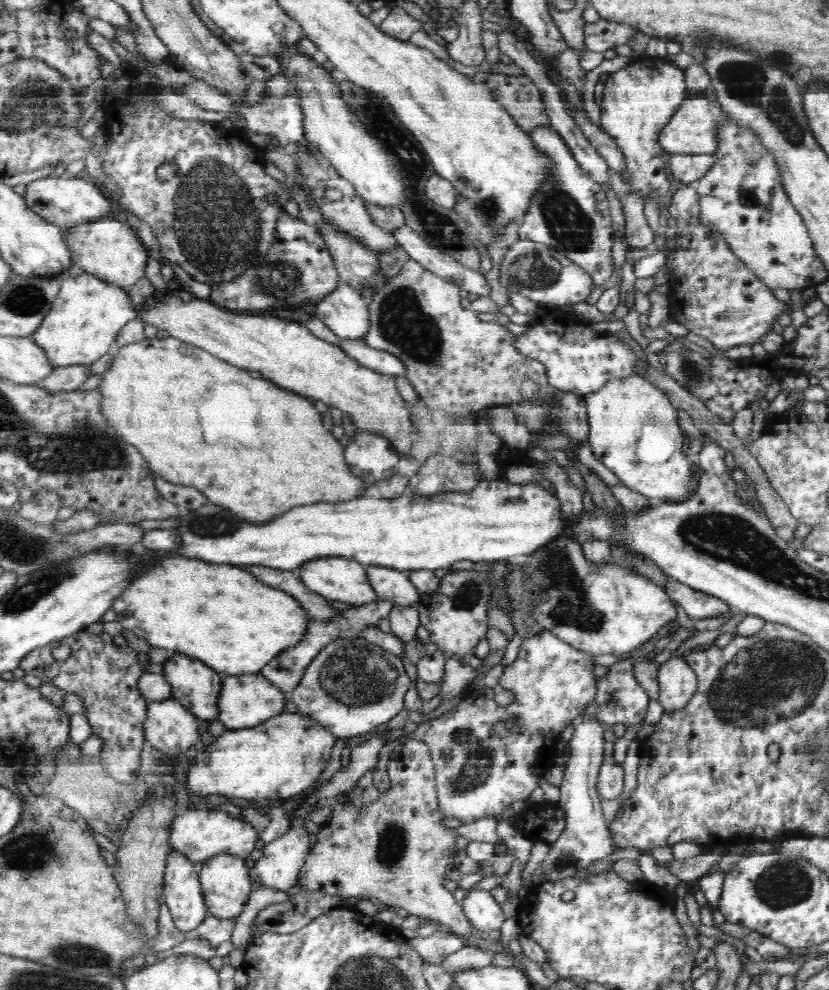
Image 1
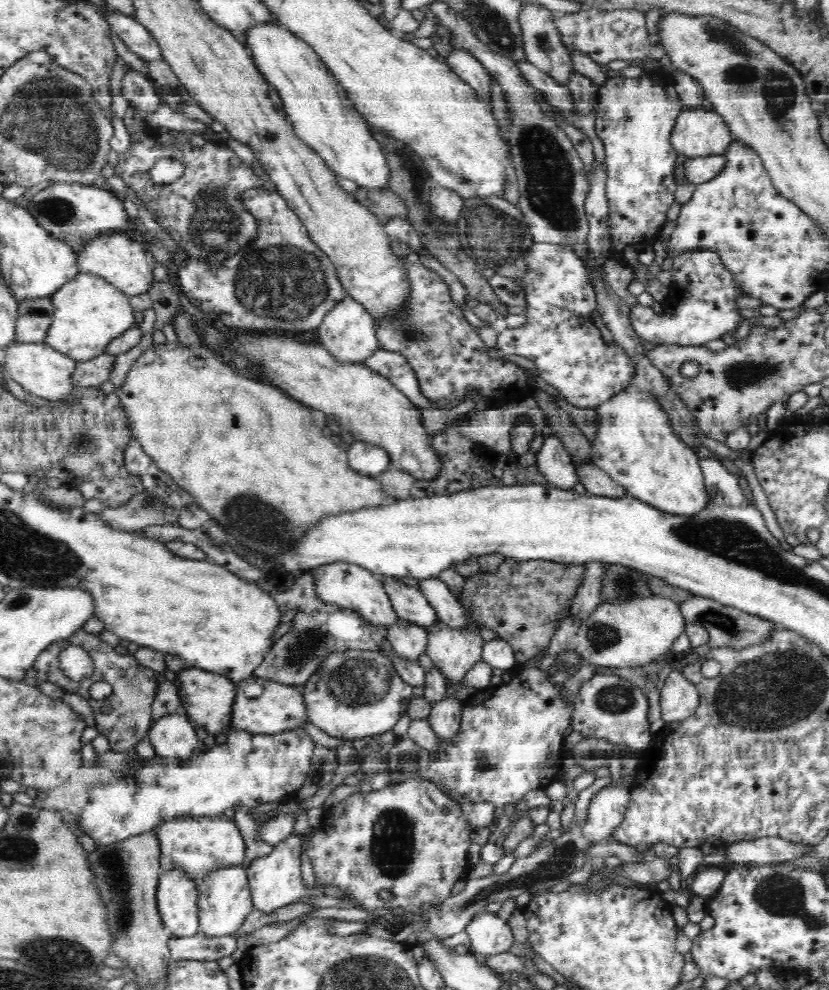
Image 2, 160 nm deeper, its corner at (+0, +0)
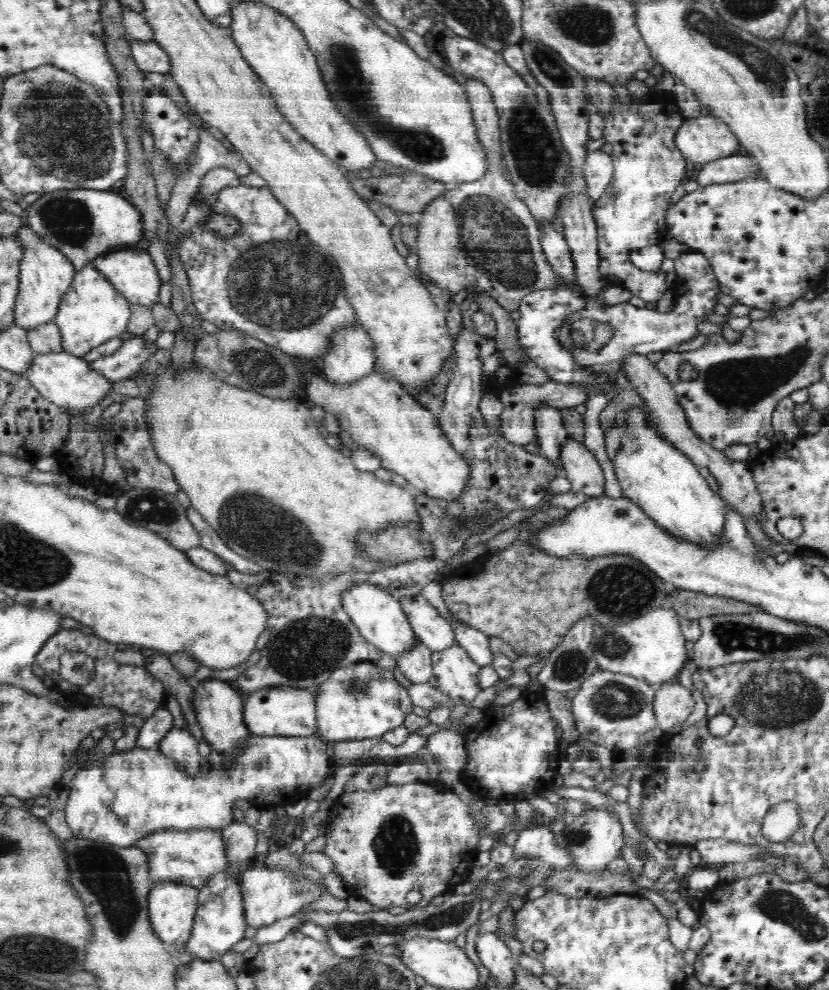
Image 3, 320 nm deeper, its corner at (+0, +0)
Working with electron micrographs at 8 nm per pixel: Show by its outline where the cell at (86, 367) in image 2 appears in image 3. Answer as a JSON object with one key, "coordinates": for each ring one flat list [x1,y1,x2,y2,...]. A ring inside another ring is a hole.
{"coordinates":[[134,335,110,356,102,356,92,361,89,366,103,378,117,382,139,372,142,364,152,361,158,348,155,344,147,344,144,337]]}

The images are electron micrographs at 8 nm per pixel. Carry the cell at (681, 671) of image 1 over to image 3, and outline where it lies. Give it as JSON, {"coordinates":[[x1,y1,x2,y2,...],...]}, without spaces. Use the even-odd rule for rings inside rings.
{"coordinates":[[678,681,658,686,653,707,657,726,660,727,665,736,669,736,669,732,674,726,682,724,692,714,694,704,696,704,692,693,681,686]]}

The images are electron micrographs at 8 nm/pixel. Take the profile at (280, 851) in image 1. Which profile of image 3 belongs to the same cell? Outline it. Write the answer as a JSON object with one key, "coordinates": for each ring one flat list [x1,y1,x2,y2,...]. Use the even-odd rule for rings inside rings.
{"coordinates":[[254,860,250,869,242,868,240,875,240,888,242,888,248,928,262,928,277,920,300,913,306,904,314,902,322,894,320,884,310,882,302,873,298,875,298,873,270,869,262,860]]}

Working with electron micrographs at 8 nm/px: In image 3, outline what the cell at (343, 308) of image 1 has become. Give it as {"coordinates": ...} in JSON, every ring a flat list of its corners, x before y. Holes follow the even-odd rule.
{"coordinates":[[357,317,354,326,340,328,338,332,332,334,332,340,330,341,329,348,331,350,323,358,323,371,328,379,336,381,336,383,349,383,372,372,375,366,374,347,372,347,372,341,363,326,357,322]]}

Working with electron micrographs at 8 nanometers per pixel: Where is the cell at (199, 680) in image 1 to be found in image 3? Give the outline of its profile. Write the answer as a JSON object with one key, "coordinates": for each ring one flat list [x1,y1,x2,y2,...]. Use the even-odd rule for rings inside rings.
{"coordinates":[[208,680,196,688,196,702,192,700,193,710,196,710,196,720,203,732,203,738,224,759,237,755,237,745,252,734,244,724,242,708,244,706,242,694,238,689,230,688,220,680]]}

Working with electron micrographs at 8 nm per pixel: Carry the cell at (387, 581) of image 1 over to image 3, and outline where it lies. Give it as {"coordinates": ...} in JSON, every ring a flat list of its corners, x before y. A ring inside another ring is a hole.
{"coordinates":[[421,594,405,595,399,604,411,625,414,634,432,653,449,648,456,641,453,626]]}

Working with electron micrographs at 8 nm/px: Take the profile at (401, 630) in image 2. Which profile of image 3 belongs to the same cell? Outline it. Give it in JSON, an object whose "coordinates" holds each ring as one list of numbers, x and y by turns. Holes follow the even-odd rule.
{"coordinates":[[416,638,414,648,396,658,402,674,414,684,427,684,433,676,431,652]]}

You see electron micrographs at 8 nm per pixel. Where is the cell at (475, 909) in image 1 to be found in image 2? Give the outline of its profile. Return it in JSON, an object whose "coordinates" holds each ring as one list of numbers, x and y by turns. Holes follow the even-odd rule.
{"coordinates":[[482,910,478,912,465,931,470,938,470,952,477,957,496,956,500,952,509,952,513,944,513,932,506,920,497,913]]}

